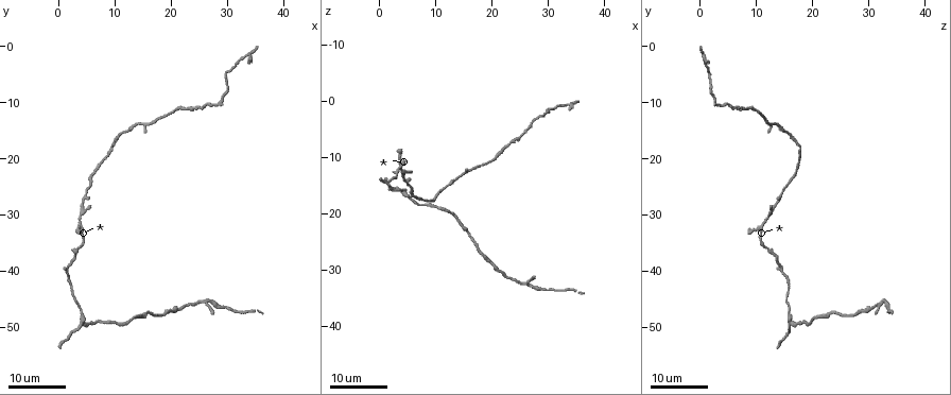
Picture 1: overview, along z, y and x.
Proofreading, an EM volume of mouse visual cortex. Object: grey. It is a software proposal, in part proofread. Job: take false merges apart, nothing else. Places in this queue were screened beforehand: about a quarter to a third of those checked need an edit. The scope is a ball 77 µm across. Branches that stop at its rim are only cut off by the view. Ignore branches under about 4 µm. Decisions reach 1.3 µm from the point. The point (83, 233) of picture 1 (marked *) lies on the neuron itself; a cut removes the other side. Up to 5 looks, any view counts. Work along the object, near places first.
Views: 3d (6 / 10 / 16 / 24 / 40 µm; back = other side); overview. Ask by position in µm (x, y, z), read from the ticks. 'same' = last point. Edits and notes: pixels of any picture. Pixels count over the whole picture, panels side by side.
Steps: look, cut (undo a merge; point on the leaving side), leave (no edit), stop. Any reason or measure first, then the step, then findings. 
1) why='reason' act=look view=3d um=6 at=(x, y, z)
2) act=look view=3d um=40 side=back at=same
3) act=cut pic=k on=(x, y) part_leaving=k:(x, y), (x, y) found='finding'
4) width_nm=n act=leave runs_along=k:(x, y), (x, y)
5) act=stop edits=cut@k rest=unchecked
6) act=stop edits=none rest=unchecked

why='three arms meet' act=look view=3d um=24 at=(4.0, 49.5, 16.0)

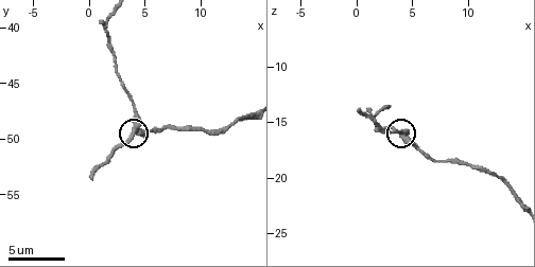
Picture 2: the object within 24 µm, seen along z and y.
why='closer look' act=look view=3d um=6 at=(3.8, 49.6, 16.0)

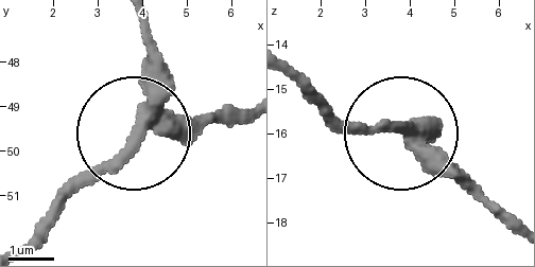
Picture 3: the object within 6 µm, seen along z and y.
arms=3 act=leave found='one neuron here'

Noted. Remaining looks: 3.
why='calibre changes' act=look view=3d um=16 at=(15.0, 14.0, 12.0)

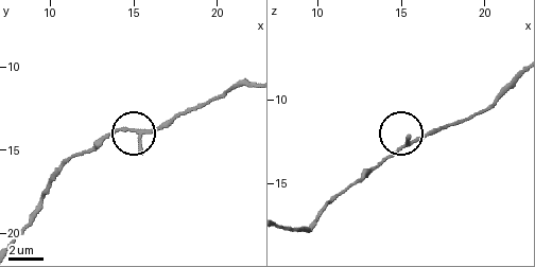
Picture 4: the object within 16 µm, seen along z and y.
why='closer look' act=look view=3d um=6 at=(15.6, 14.0, 12.6)

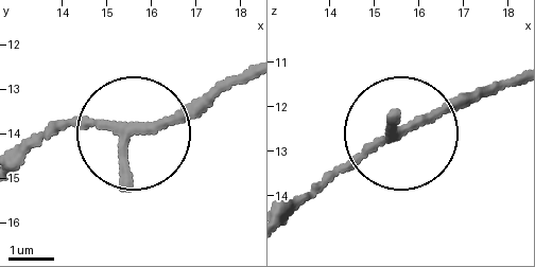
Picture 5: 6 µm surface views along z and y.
arms=3 act=leave found='one neuron here'

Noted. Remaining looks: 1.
act=stop edits=none rest=unchecked

